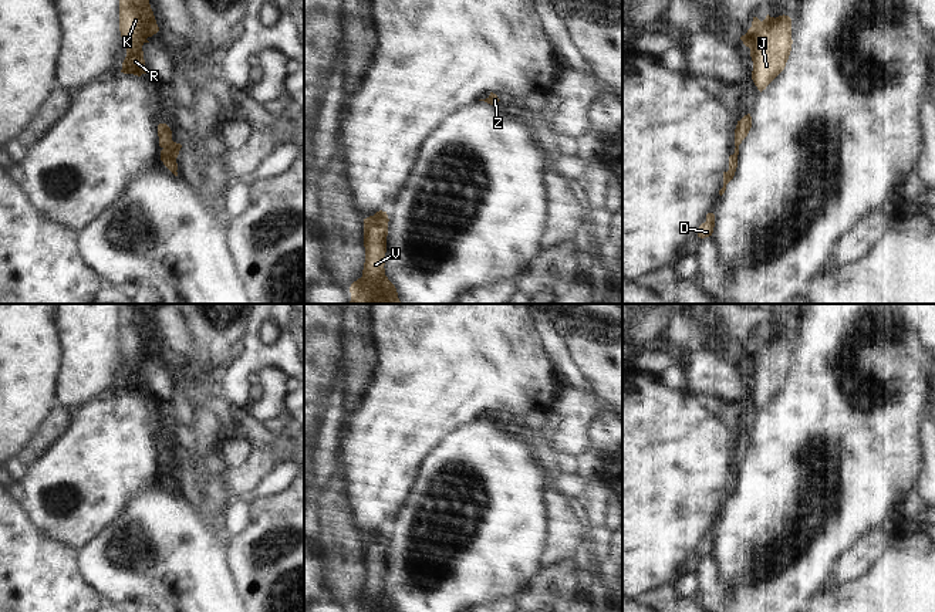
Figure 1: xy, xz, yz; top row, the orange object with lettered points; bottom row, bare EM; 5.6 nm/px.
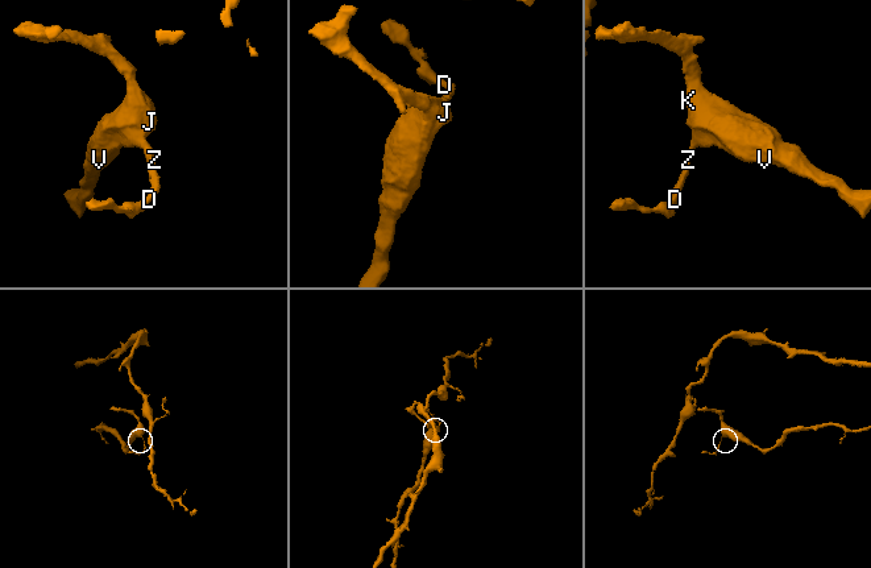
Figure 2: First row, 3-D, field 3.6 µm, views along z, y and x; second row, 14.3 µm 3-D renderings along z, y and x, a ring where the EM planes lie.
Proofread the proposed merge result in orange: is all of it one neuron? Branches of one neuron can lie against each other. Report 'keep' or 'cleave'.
keep

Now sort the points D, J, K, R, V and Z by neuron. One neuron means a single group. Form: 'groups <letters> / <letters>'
groups D J K R V Z

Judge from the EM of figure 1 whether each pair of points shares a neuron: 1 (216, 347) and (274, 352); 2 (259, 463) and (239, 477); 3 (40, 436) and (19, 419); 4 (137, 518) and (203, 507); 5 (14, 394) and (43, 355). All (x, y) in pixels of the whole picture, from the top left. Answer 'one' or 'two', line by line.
1: two
2: one
3: two
4: two
5: one

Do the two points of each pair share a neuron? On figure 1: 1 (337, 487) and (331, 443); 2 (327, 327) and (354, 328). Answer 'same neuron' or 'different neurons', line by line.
1: different neurons
2: different neurons

